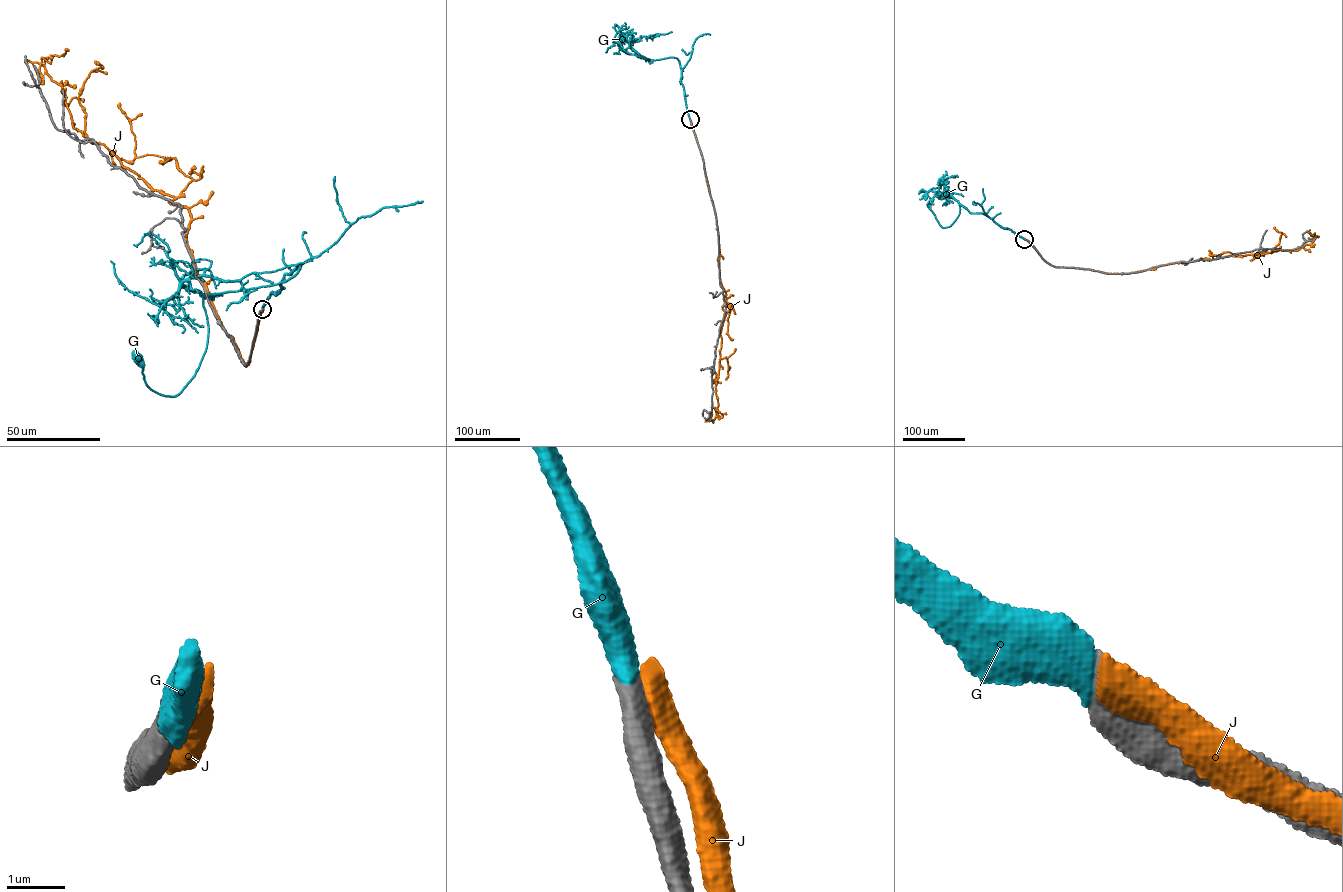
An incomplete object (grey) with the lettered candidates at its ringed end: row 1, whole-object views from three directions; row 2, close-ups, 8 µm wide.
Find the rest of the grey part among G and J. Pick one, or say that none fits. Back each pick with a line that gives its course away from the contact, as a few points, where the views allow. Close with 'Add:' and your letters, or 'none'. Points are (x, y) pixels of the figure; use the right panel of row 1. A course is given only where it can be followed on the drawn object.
G: it runs (1024, 239), (984, 214), (970, 213), (958, 203), (958, 217), (951, 225), (943, 228), (929, 205)
Add: G

